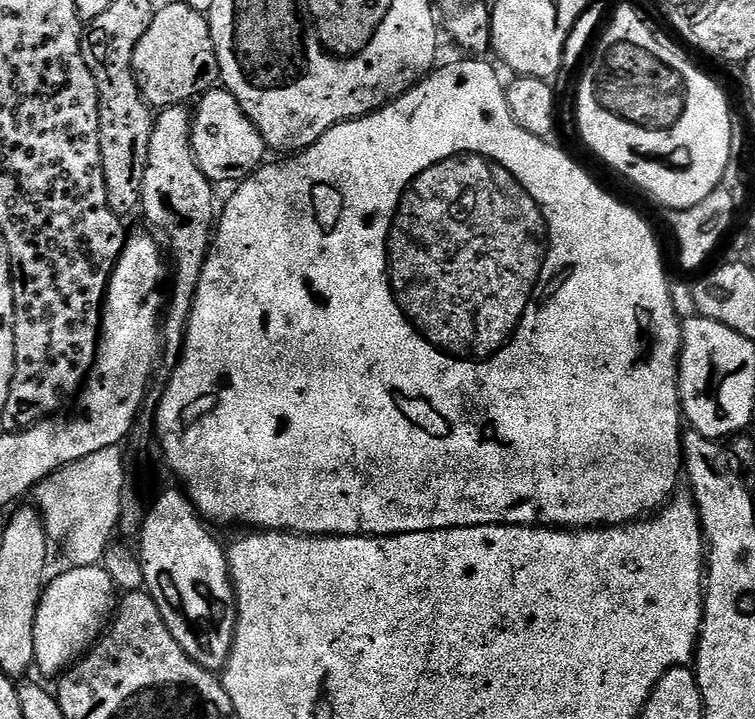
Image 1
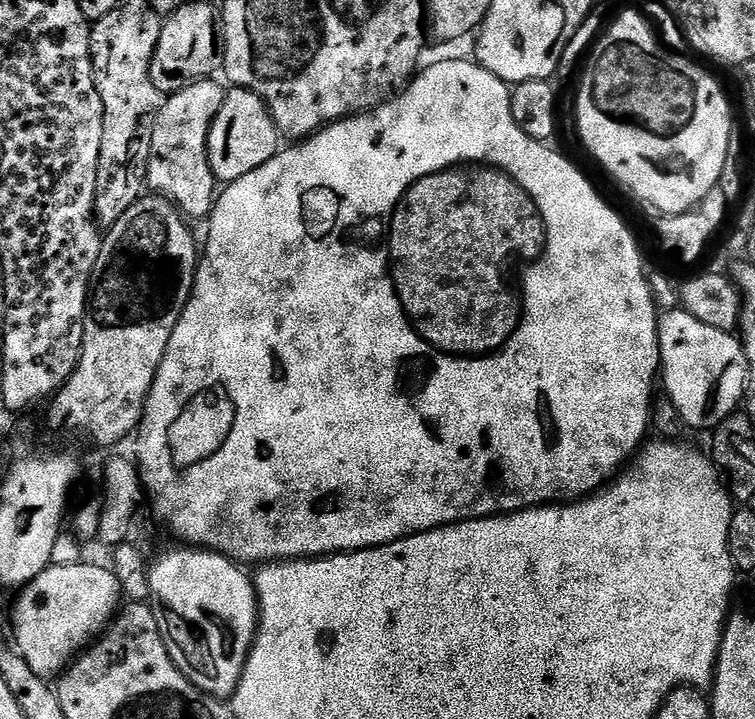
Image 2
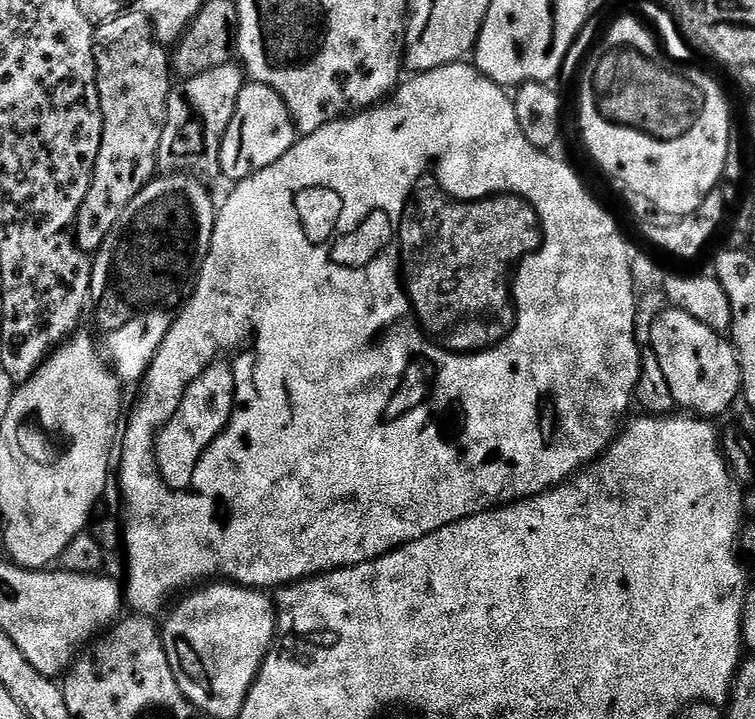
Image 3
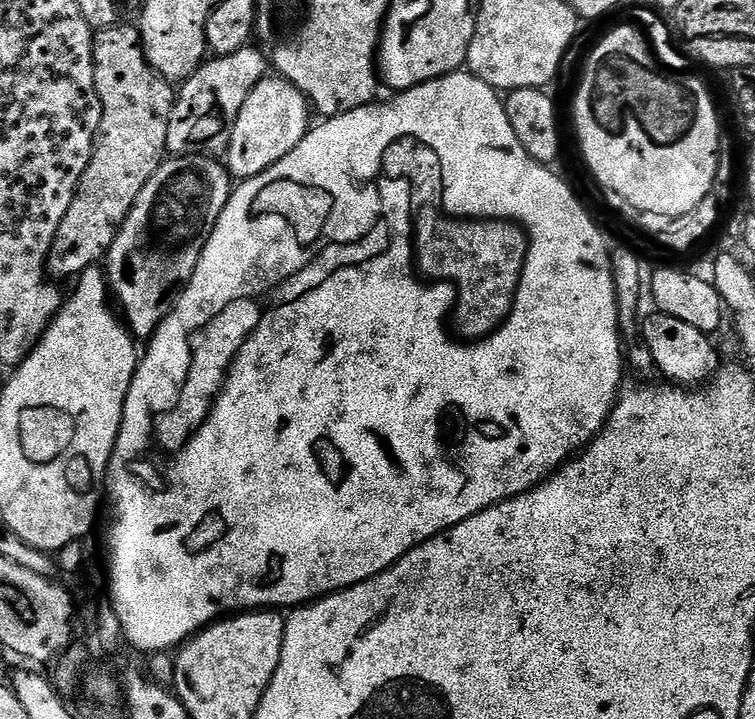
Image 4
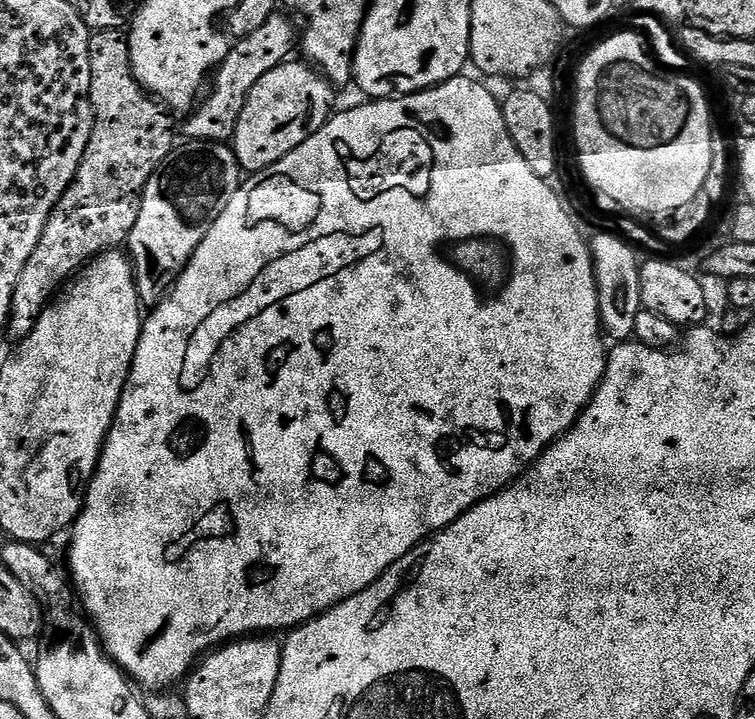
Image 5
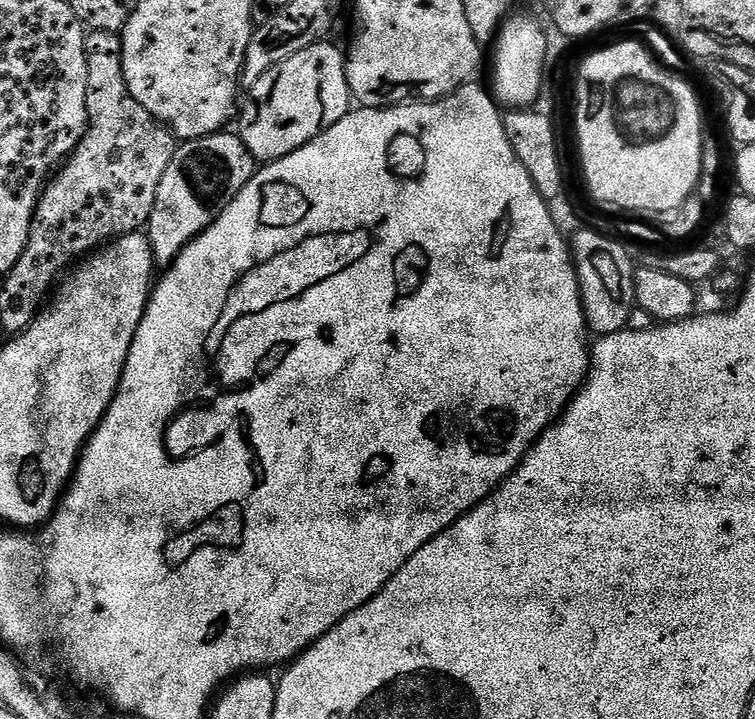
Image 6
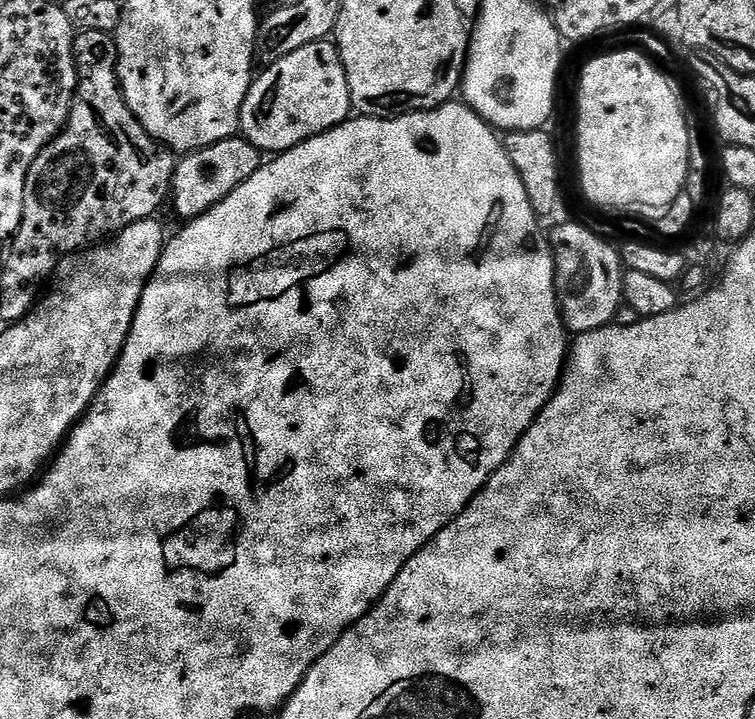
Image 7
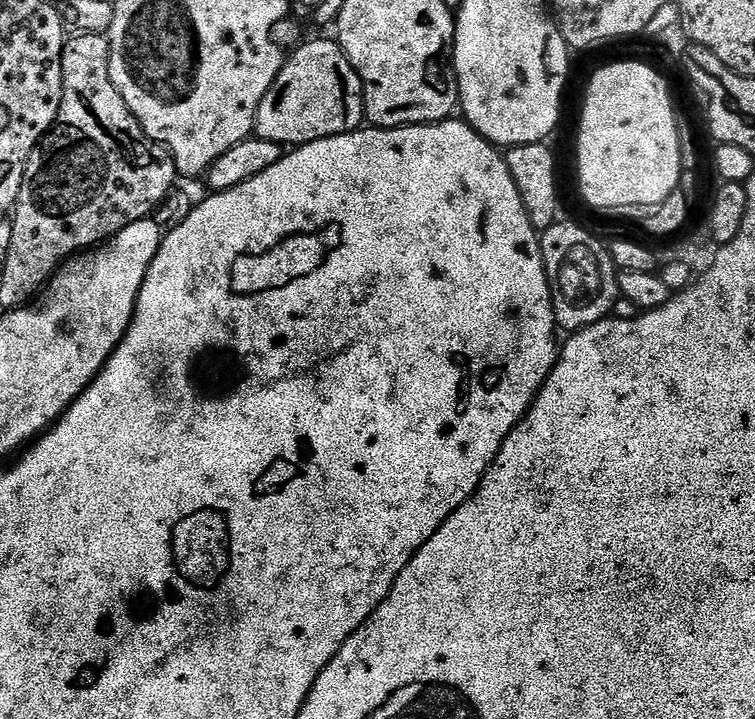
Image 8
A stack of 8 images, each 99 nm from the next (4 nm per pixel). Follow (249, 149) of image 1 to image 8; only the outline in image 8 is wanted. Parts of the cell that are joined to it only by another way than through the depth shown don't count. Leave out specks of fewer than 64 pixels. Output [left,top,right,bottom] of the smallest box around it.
[254,38,365,146]

